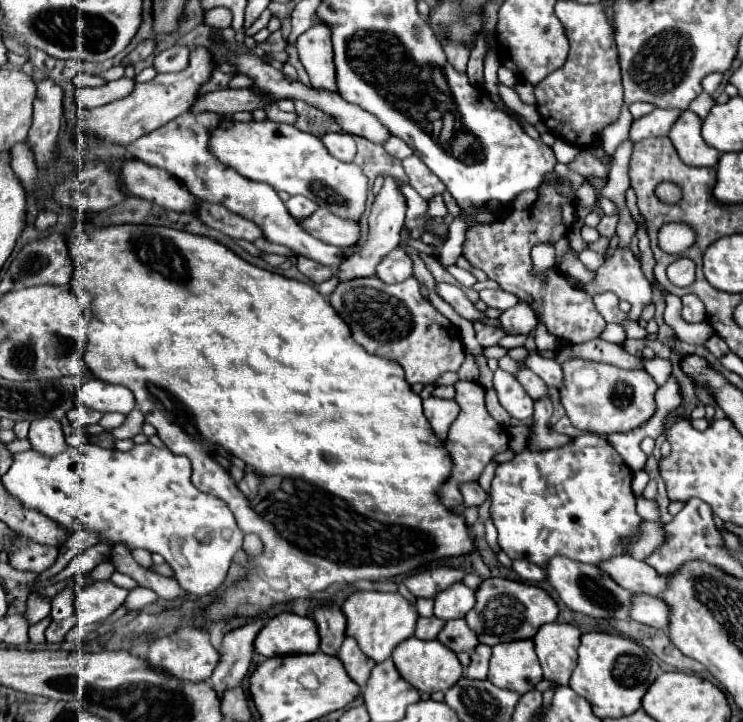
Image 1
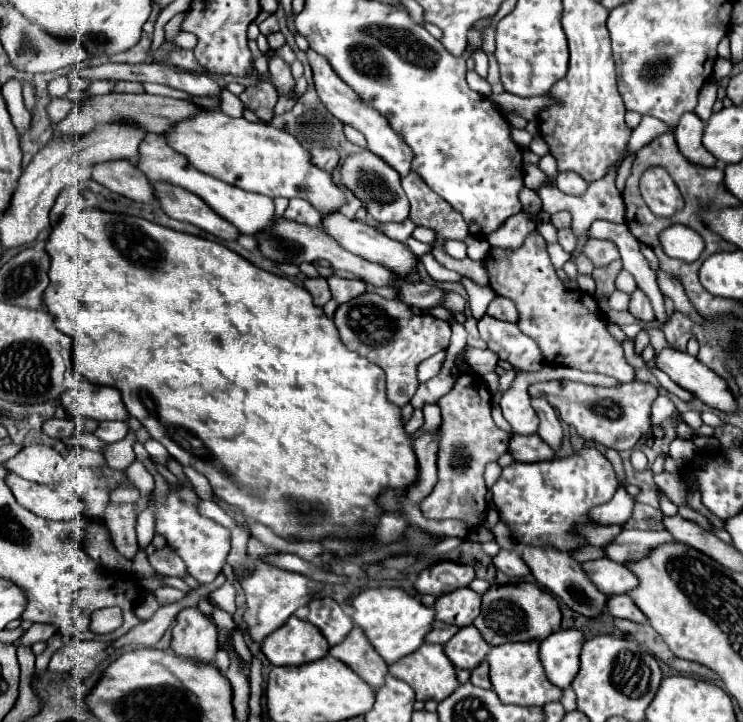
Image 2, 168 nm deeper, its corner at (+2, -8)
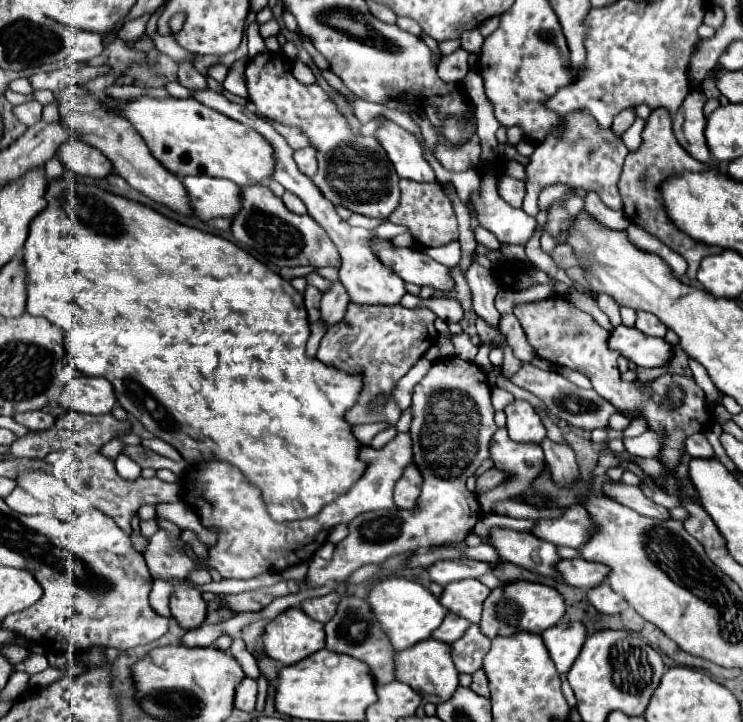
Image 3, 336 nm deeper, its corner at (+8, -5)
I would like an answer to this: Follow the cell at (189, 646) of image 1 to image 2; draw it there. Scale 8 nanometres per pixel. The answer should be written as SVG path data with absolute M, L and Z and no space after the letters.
M196 606L182 608L172 630L170 650L180 656L190 656L196 662L212 662L218 650L216 624Z

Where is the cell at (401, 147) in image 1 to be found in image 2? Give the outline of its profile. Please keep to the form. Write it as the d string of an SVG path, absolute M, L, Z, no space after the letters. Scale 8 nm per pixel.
M308 50L308 60L310 60L310 66L312 66L312 72L314 72L314 82L316 82L316 90L320 94L320 100L328 106L328 110L340 118L344 124L360 130L366 140L368 140L368 150L372 150L374 154L378 154L380 158L384 158L394 170L398 170L400 176L406 176L412 168L412 160L414 160L414 152L410 150L410 146L404 142L404 138L390 126L390 122L378 112L374 110L372 106L368 106L350 86L346 86L346 82L342 82L336 72L328 66L328 62L316 54L314 50Z

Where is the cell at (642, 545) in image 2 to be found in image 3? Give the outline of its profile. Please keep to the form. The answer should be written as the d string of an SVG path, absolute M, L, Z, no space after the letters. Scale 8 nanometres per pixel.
M572 505L566 509L564 517L554 521L538 521L534 527L534 535L554 543L556 547L566 545L580 549L586 545L586 539L594 535L596 523L590 519L588 511L582 505Z

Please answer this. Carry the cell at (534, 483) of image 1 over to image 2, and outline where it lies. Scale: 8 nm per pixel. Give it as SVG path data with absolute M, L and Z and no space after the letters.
M584 448L568 458L560 460L548 460L548 462L536 462L536 464L522 464L512 462L506 466L496 480L496 484L490 488L494 504L500 508L500 520L508 524L510 532L516 536L520 544L530 546L552 546L560 552L572 552L586 542L572 532L574 524L588 524L588 510L594 506L600 506L608 502L618 488L618 480L614 474L612 464L604 454L600 454L596 448Z

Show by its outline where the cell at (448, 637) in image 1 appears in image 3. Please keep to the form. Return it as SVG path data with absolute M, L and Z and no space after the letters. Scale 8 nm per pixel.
M478 625L466 629L466 635L452 645L452 661L460 673L474 673L482 667L482 659L490 649L490 639L480 633Z

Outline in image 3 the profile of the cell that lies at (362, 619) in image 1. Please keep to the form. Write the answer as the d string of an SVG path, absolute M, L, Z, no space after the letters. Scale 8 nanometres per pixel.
M404 577L380 579L378 583L372 585L366 601L370 603L370 609L374 611L376 621L386 631L394 651L404 651L422 639L430 639L430 633L442 623L442 619L448 613L428 589L424 589L420 583L408 581Z

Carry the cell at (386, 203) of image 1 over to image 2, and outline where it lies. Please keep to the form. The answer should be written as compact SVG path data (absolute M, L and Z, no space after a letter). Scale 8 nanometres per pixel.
M336 274L328 276L328 286L332 292L332 298L338 304L350 302L352 298L360 296L362 292L366 292L366 284L362 280L346 280L346 278L336 278Z

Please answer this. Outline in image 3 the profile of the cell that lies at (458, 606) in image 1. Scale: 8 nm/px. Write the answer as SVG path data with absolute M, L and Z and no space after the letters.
M466 579L446 585L440 595L440 601L450 613L462 615L464 619L470 619L470 623L478 623L482 613L482 603L488 597L488 593L490 589L484 587L480 581Z

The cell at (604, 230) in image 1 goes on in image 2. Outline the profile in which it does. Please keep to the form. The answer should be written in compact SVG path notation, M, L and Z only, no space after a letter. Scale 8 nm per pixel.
M588 240L582 248L582 254L592 260L594 266L608 266L616 258L620 258L618 248L606 240Z

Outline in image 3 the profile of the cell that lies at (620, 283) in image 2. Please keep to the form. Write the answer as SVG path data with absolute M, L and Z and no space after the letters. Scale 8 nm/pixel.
M598 295L596 297L596 301L598 301L598 307L608 315L608 319L610 319L610 323L614 325L614 327L618 327L622 321L620 321L620 313L618 313L618 303L610 297L610 295Z

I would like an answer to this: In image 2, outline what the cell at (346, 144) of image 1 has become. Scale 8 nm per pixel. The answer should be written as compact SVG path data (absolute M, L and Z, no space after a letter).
M316 148L310 152L312 164L318 166L324 172L332 172L334 166L338 164L338 152L336 150L324 150L324 148Z

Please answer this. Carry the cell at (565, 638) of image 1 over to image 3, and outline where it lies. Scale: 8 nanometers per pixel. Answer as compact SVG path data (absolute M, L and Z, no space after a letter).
M558 623L542 633L544 645L560 675L568 673L578 657L586 639L586 627L582 623Z

